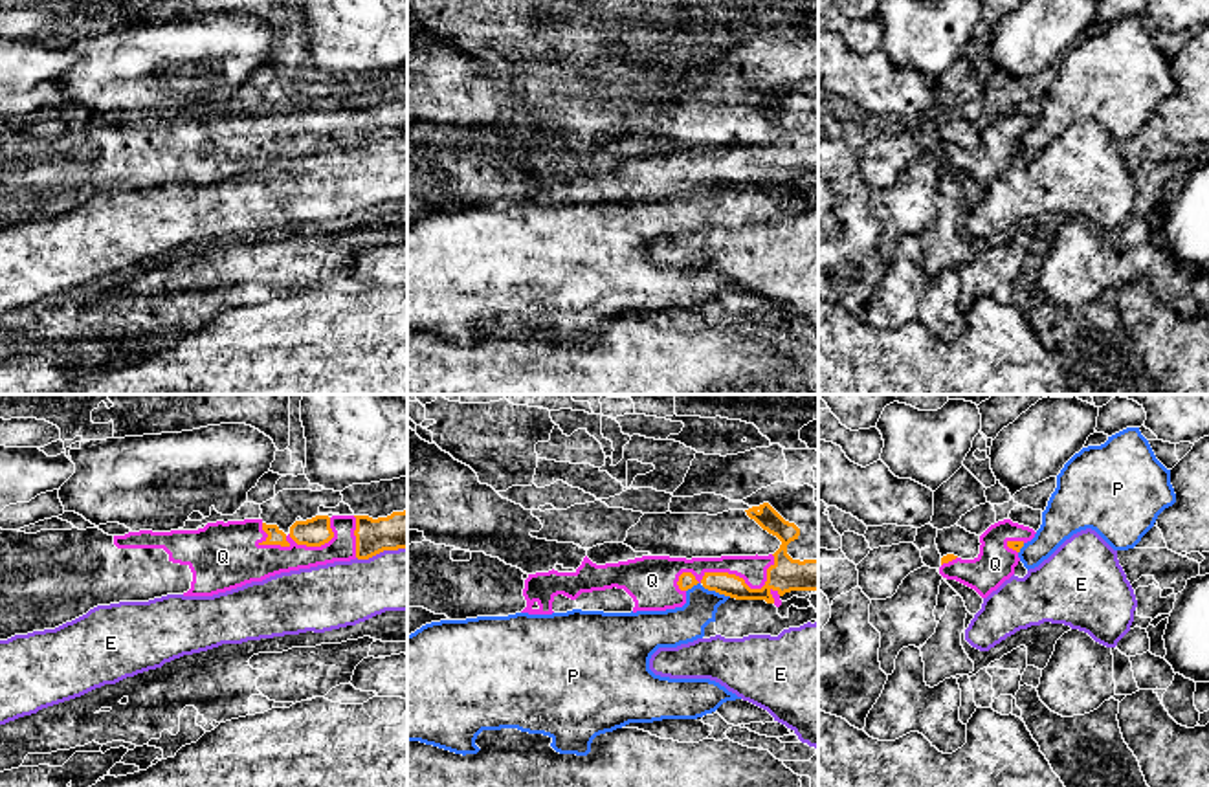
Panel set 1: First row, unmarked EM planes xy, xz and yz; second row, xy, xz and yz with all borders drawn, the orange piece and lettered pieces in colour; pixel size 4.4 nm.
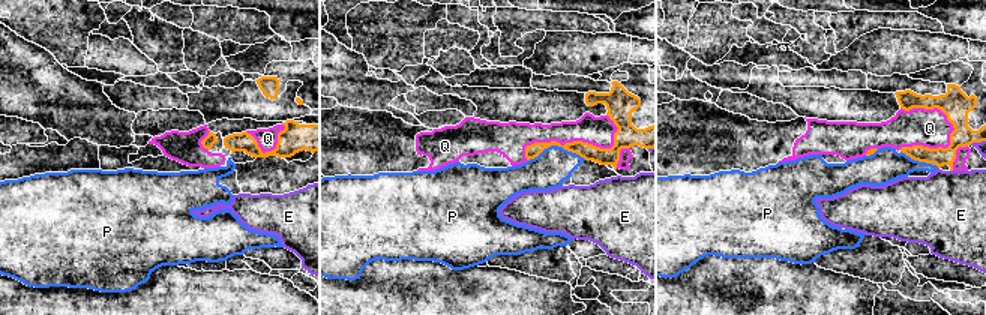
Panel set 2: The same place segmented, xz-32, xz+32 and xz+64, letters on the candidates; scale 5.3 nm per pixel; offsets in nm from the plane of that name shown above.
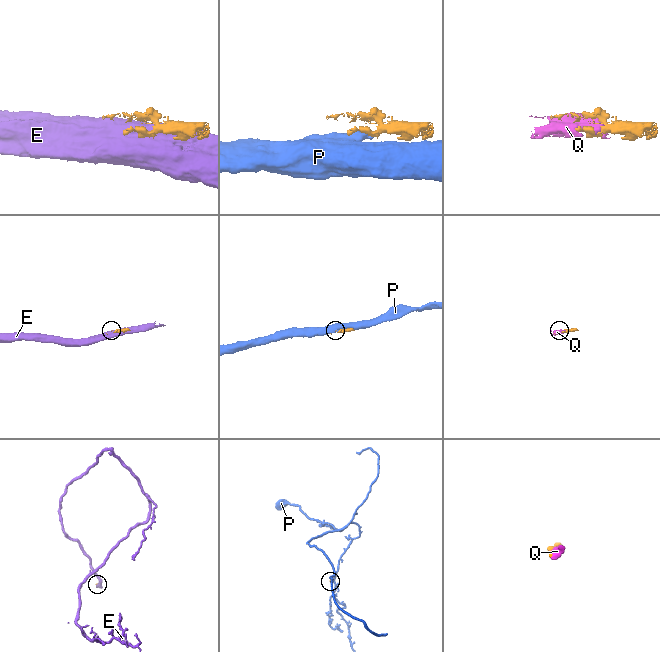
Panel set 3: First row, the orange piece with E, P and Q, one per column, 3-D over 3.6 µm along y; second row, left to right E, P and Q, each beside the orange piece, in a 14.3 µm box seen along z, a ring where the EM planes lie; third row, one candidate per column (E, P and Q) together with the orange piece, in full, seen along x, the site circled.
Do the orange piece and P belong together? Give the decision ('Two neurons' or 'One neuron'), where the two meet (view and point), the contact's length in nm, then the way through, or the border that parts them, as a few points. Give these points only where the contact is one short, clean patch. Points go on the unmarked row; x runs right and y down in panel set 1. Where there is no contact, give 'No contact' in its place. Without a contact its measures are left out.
Two neurons. Touches orange at xz (716, 180). Shared border 140 nm. Boundary: xz (701, 175), (731, 186)

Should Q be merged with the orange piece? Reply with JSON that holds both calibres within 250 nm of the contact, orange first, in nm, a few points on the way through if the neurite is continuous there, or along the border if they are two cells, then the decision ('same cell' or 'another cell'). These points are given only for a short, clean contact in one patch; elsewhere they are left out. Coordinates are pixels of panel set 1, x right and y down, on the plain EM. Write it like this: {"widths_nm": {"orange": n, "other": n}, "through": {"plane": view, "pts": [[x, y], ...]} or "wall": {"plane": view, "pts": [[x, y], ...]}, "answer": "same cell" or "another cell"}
{"widths_nm": {"orange": 150, "other": 120}, "answer": "same cell"}

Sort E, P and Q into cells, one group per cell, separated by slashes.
E / P / Q

